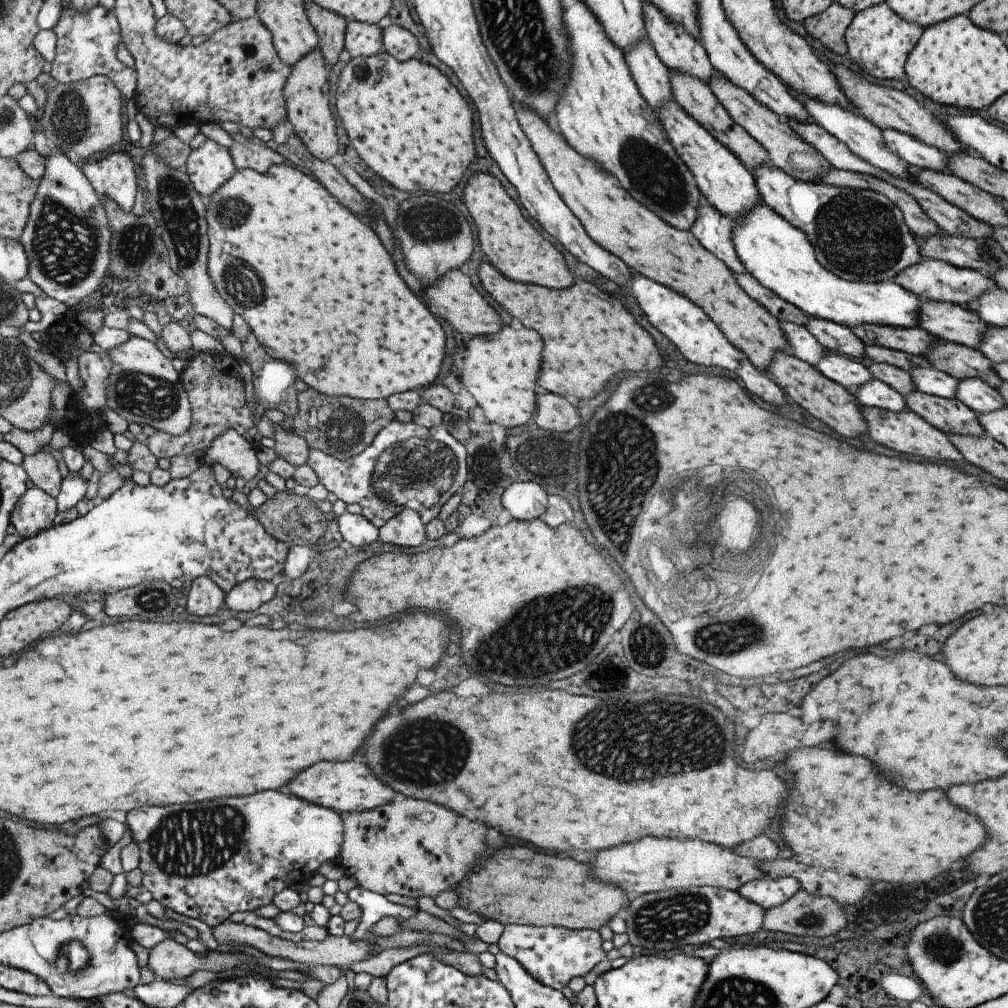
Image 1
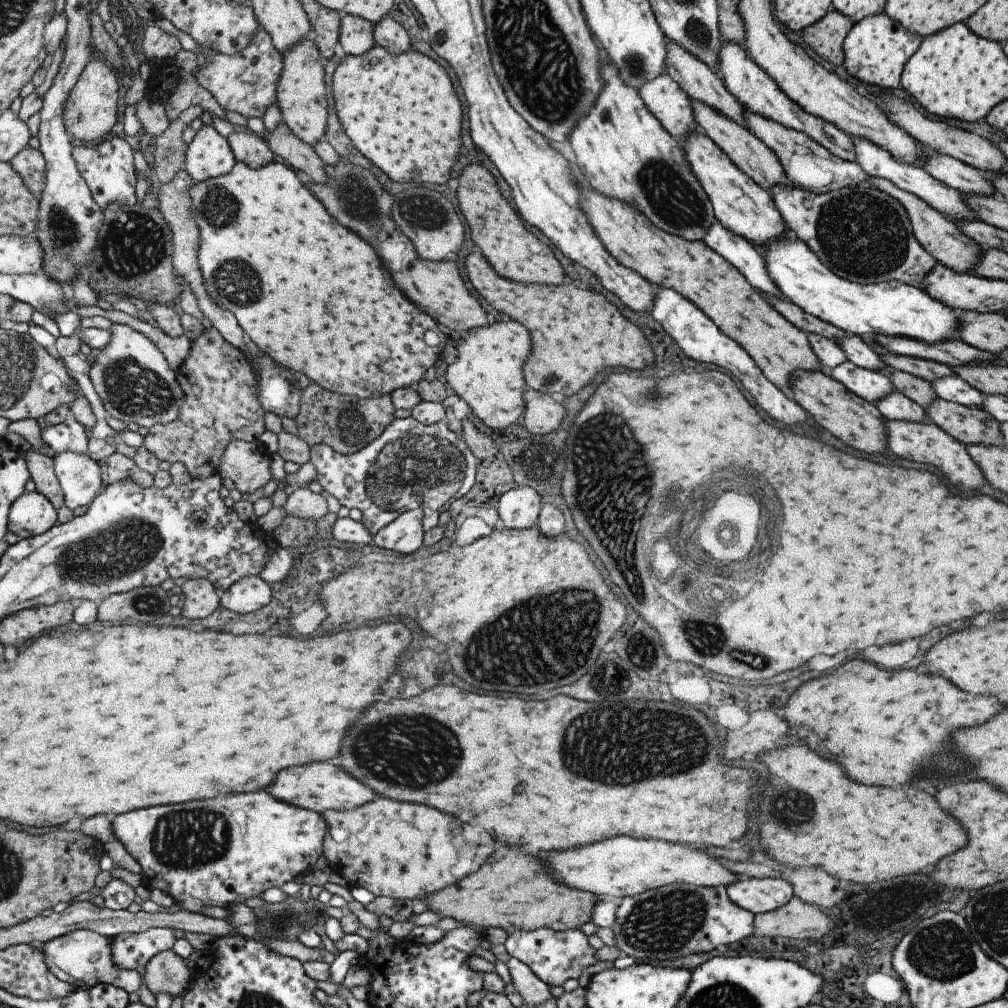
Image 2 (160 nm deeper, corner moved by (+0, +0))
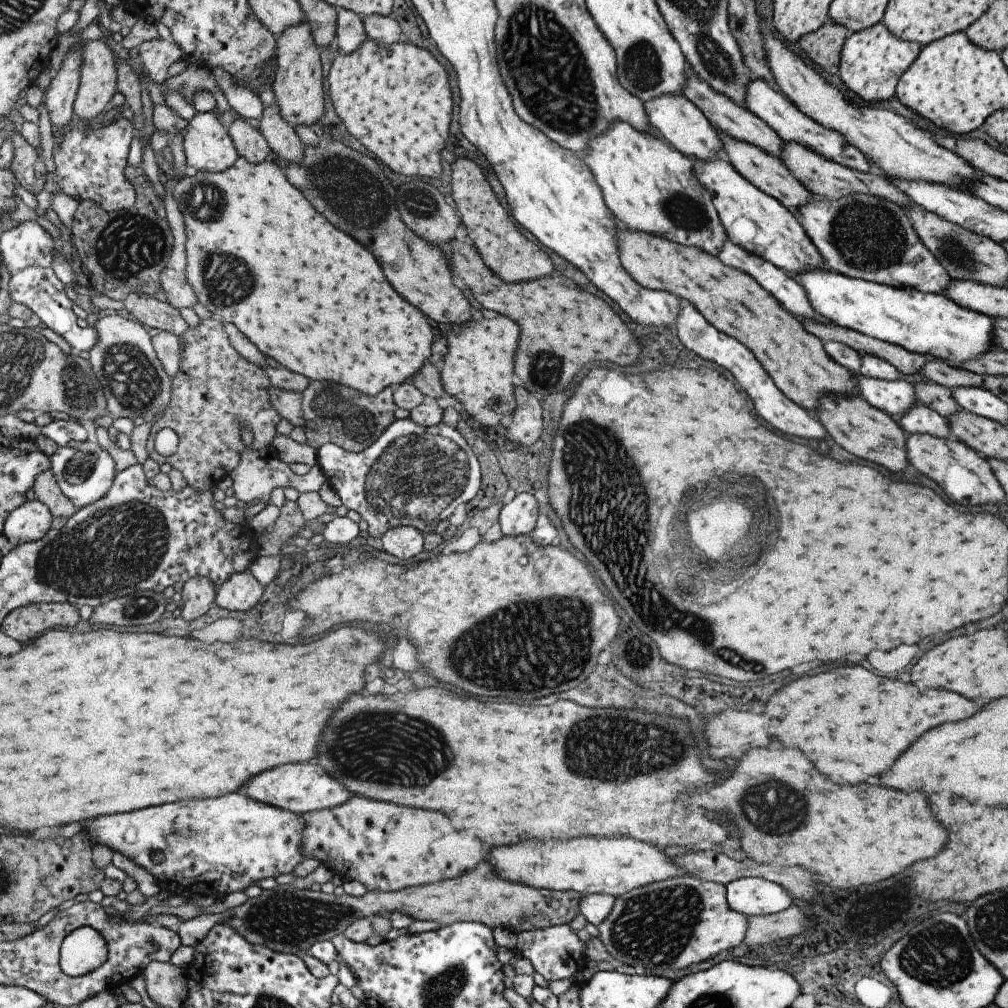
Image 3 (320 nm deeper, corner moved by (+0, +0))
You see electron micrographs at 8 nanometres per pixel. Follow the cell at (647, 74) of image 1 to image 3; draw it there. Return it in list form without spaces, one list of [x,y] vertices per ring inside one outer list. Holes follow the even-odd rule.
[[[683,95],[658,96],[643,104],[650,126],[672,149],[690,160],[706,161],[723,156],[722,142],[717,129]]]

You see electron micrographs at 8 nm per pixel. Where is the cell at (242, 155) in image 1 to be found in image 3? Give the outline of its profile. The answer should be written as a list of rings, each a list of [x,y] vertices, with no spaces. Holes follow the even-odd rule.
[[[241,117],[232,120],[228,128],[228,135],[238,156],[242,156],[247,162],[260,163],[271,151],[259,129],[249,125]]]

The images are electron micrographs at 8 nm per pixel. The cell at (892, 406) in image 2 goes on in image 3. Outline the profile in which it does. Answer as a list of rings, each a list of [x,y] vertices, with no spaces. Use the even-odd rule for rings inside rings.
[[[917,404],[897,419],[905,434],[917,433],[940,438],[951,438],[947,419],[925,405]]]

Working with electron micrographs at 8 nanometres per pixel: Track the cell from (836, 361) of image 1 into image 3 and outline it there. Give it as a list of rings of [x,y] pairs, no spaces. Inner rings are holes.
[[[854,374],[857,395],[867,401],[867,404],[886,412],[898,419],[906,411],[916,405],[913,385],[902,379],[886,381]]]

